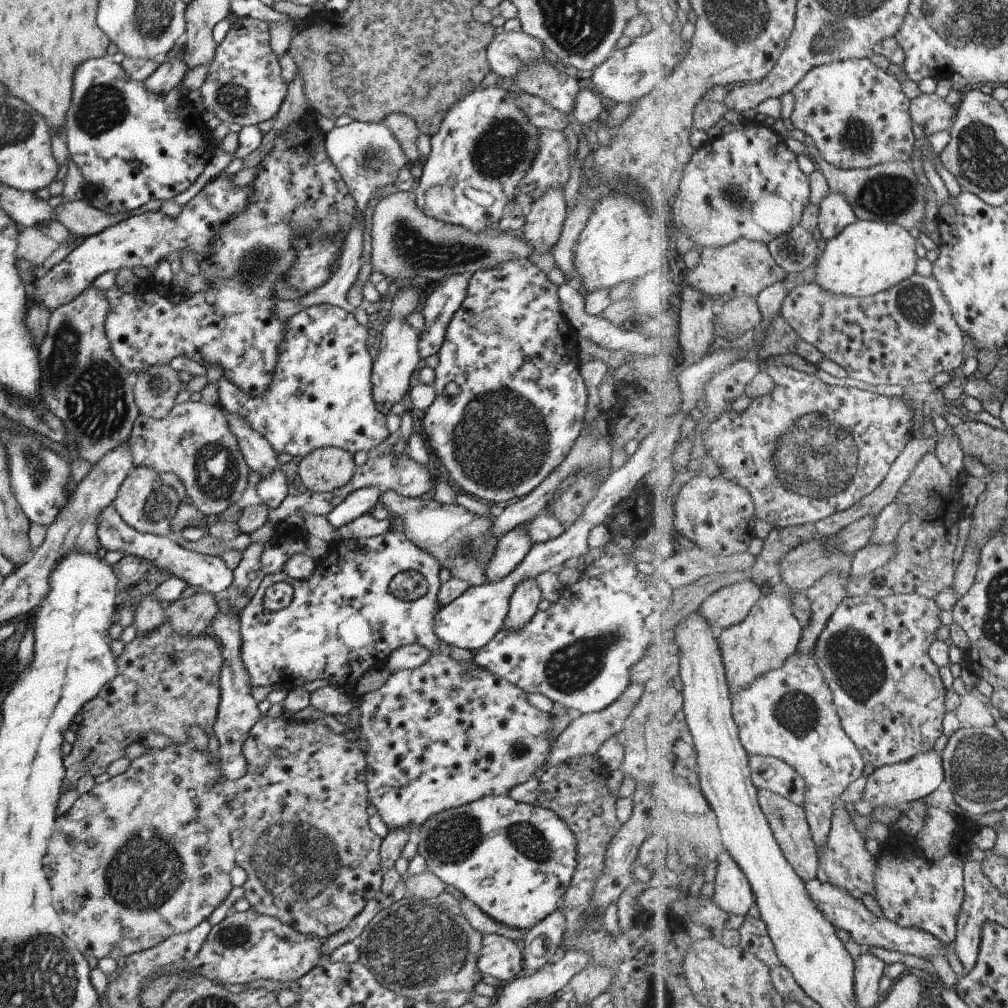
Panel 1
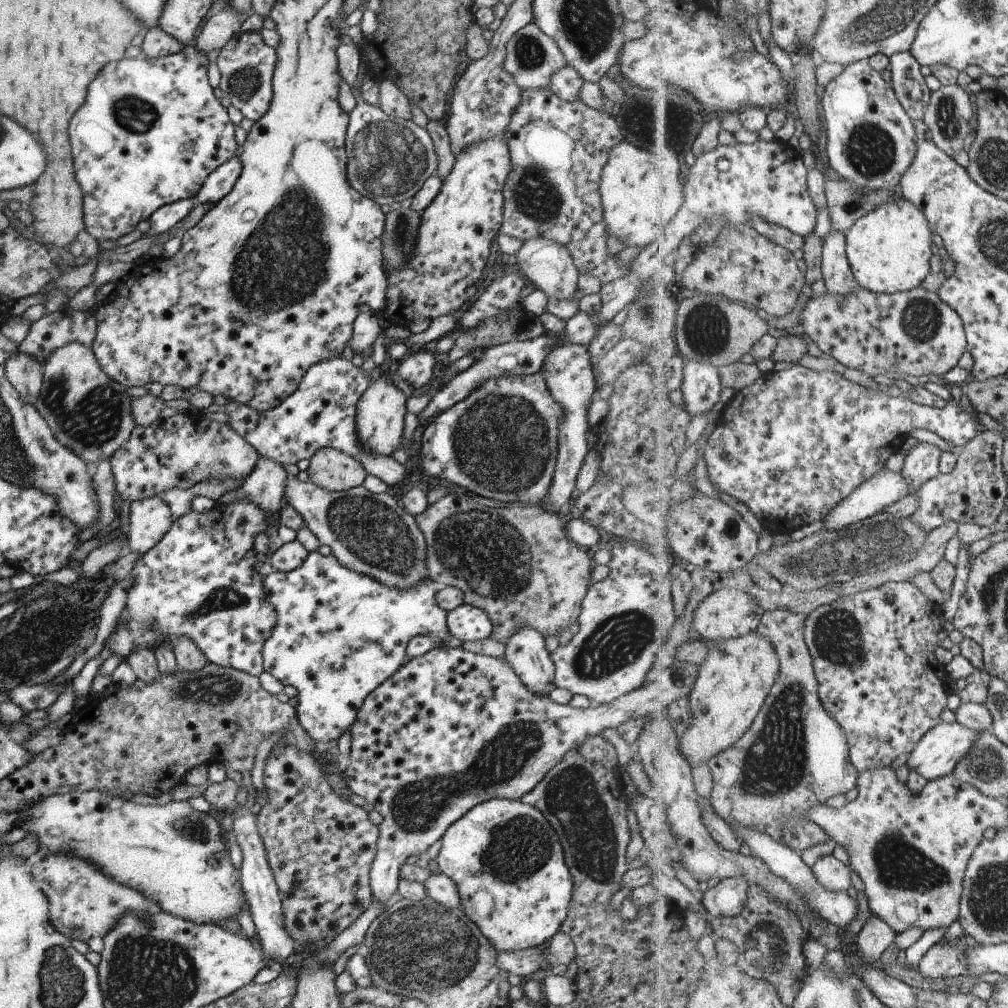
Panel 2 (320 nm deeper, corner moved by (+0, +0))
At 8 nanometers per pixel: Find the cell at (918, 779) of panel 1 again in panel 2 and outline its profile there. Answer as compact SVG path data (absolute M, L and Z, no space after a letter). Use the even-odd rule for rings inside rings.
M957 720L950 723L943 721L923 736L915 750L911 752L906 764L910 769L919 771L928 781L950 775L958 766L959 761L976 745L980 734L983 733L970 729Z

